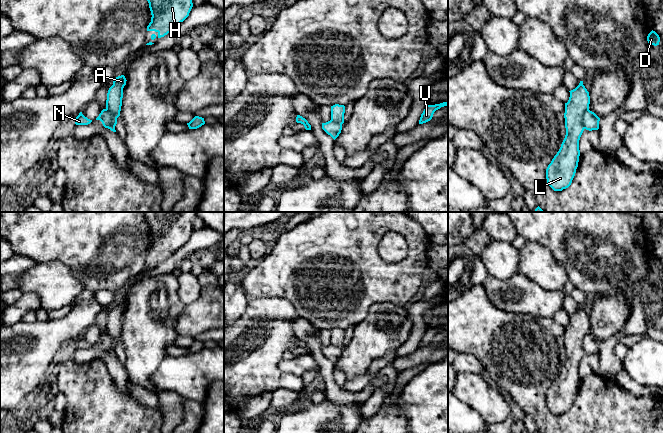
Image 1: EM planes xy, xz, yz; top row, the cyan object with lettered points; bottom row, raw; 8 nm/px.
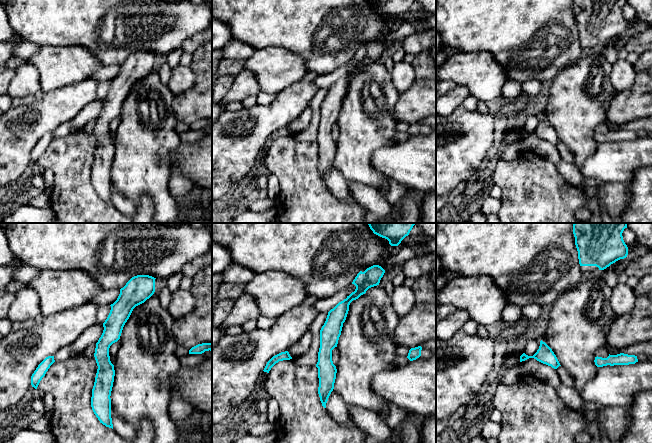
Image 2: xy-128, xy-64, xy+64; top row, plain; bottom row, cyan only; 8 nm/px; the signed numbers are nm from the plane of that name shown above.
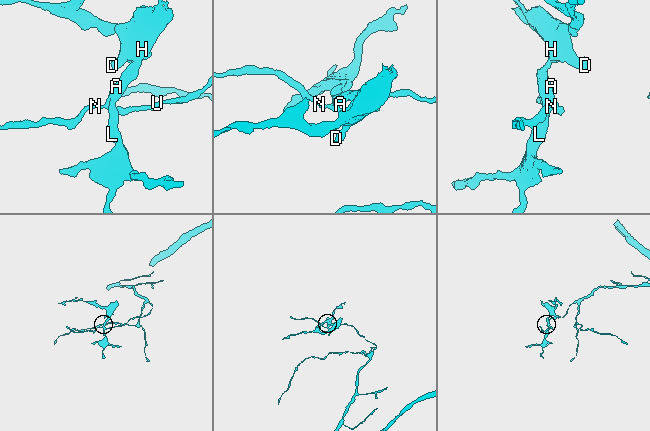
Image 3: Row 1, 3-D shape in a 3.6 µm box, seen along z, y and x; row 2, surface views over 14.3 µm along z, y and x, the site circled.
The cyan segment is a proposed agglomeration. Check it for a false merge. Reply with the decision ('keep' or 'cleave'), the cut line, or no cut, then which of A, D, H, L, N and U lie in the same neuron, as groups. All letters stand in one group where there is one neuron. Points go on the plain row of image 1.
cleave | yz (588, 333), (583, 338), (584, 352) | A D H L / N U

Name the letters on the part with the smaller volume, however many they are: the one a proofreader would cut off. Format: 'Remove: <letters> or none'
Remove: A, D, H, L

